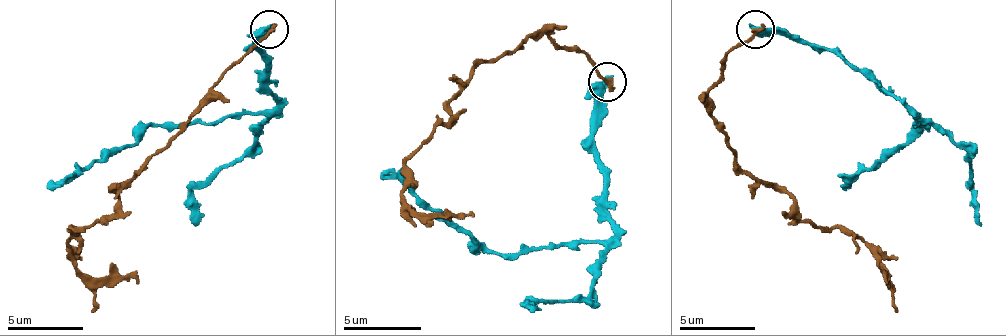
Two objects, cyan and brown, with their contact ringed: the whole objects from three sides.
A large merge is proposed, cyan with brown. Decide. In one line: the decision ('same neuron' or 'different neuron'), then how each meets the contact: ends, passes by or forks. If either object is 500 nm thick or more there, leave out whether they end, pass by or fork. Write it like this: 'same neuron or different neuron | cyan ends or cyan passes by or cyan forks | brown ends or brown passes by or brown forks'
different neuron | cyan ends | brown ends

